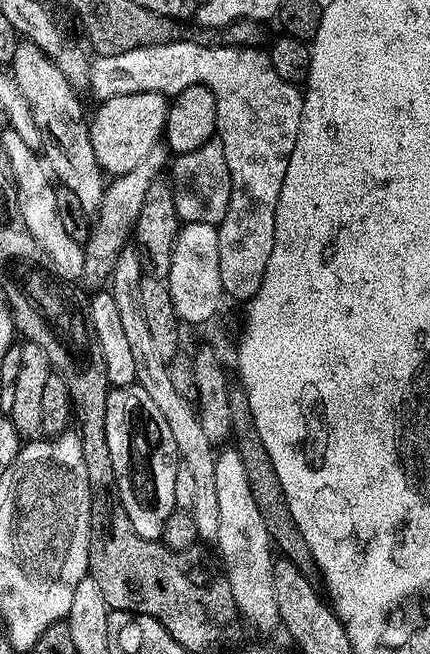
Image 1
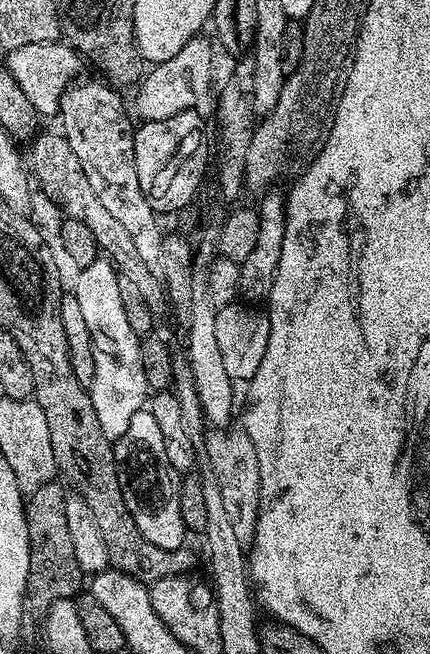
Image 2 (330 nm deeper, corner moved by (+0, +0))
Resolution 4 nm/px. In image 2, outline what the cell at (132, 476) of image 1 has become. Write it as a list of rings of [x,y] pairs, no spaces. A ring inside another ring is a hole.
[[[142,410],[130,418],[126,434],[114,441],[114,451],[122,498],[126,498],[126,510],[130,510],[134,526],[138,526],[142,538],[167,552],[185,547],[186,529],[180,513],[182,476],[174,470],[174,466],[170,466],[170,458],[166,458],[162,430],[158,430],[158,422],[151,410]]]

